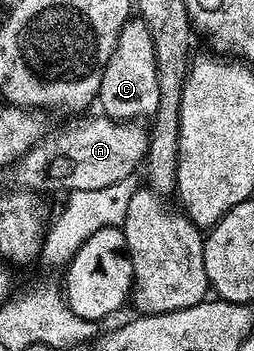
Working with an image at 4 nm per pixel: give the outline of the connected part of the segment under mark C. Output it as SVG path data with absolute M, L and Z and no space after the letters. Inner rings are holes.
M131 17L122 28L122 36L118 39L116 49L104 69L104 77L100 81L100 89L96 100L101 114L119 121L138 121L145 117L153 117L160 105L160 85L156 81L156 53L152 45L152 33L148 33L148 25L137 17Z

